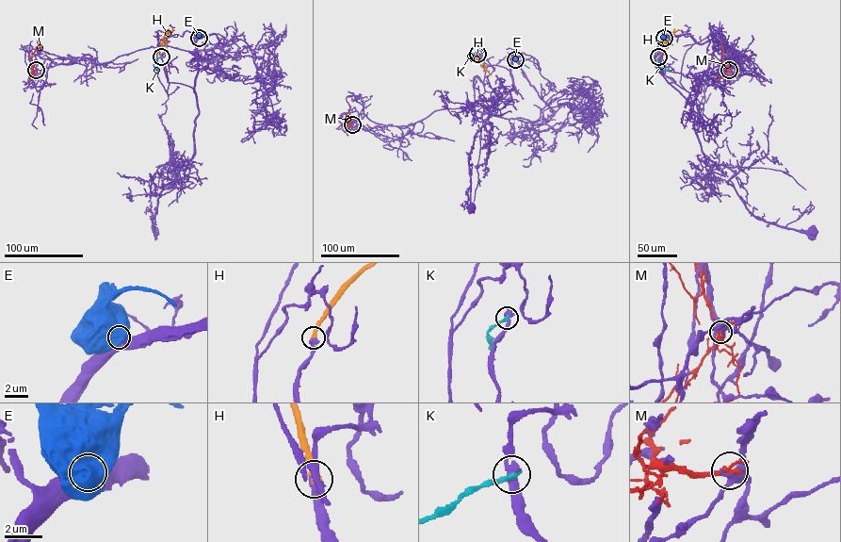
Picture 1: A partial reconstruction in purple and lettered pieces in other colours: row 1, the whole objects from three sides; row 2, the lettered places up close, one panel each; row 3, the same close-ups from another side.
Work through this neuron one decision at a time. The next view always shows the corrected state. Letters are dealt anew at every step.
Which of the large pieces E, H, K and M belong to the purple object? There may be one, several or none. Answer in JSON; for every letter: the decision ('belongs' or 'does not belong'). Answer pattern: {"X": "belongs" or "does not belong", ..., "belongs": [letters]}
{"E": "does not belong", "H": "belongs", "K": "does not belong", "M": "does not belong", "belongs": ["H"]}

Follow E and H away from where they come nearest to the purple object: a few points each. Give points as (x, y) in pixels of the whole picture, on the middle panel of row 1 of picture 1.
E: (516, 59), (529, 68)
H: (477, 55), (476, 58), (491, 74)

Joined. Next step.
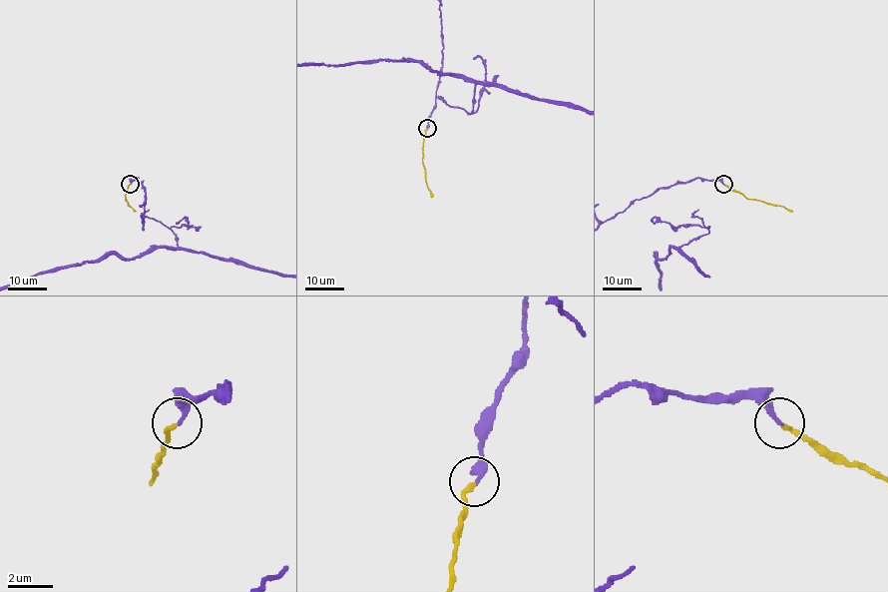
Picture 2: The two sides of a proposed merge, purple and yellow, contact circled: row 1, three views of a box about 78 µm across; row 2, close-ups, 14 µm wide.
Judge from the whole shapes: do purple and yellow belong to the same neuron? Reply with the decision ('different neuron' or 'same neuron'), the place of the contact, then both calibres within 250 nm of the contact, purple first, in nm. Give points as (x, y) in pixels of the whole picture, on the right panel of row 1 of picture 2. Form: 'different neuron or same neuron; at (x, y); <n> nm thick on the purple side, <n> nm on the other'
same neuron; at (723, 184); 190 nm thick on the purple side, 180 nm on the other

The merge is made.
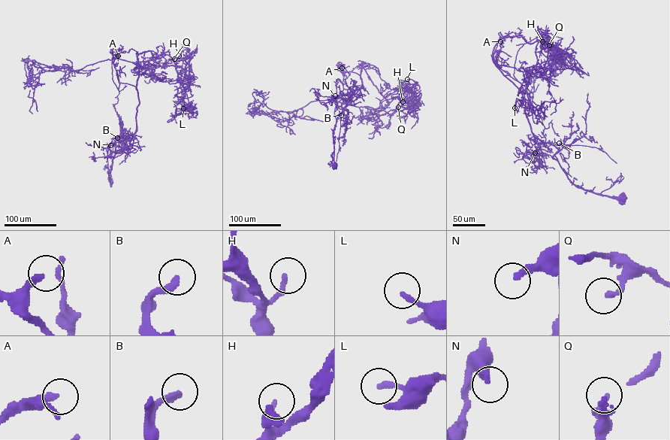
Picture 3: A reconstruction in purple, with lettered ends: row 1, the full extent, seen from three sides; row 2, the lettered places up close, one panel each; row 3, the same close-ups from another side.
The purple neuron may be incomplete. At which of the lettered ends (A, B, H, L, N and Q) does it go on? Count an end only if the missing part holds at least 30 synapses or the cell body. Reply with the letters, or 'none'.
A

